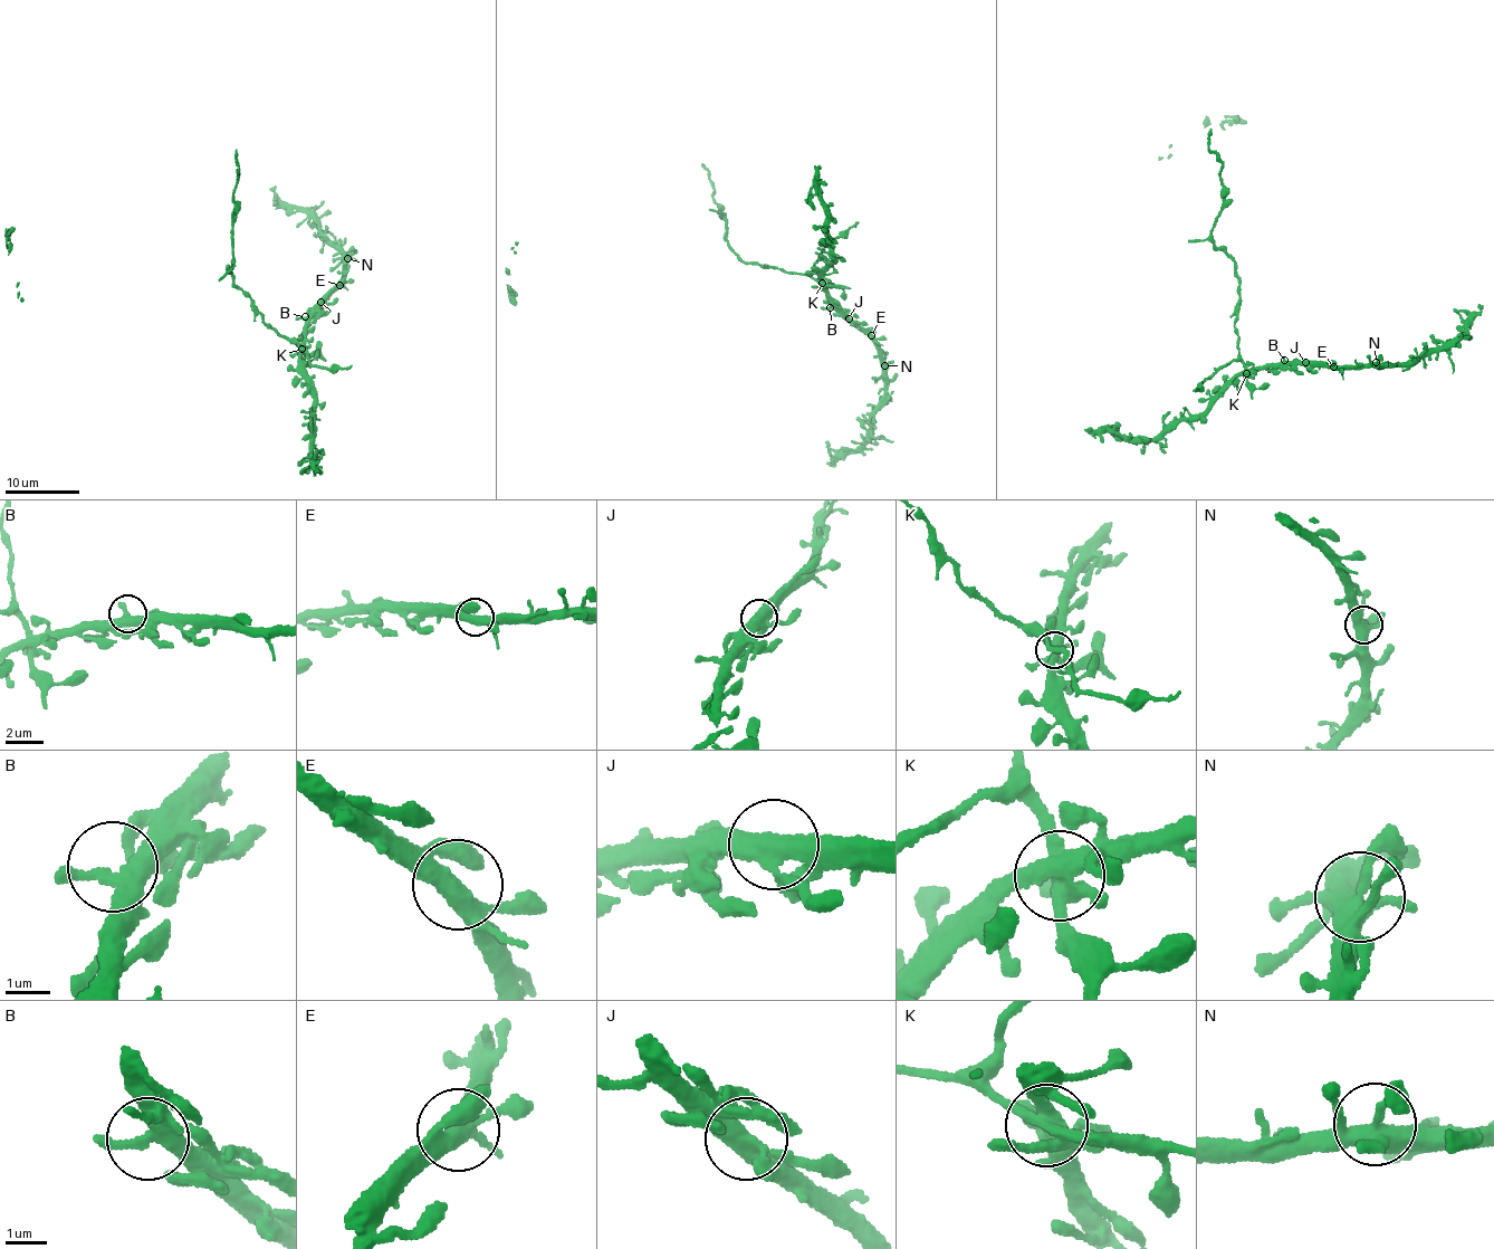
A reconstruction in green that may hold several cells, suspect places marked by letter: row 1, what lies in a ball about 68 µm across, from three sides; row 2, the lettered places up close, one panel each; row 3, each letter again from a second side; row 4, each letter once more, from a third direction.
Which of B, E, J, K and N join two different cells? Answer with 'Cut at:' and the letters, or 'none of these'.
Cut at: K

